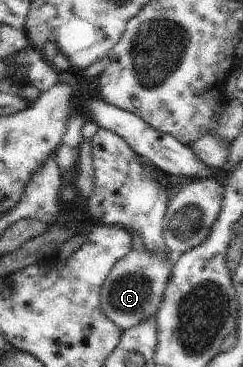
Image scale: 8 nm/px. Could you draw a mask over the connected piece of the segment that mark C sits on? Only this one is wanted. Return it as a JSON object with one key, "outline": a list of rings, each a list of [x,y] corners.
{"outline":[[[146,247],[132,249],[112,267],[104,281],[101,288],[101,309],[104,314],[123,331],[136,327],[144,319],[156,317],[172,277],[175,261],[176,255],[168,250],[164,253],[149,253]]]}

